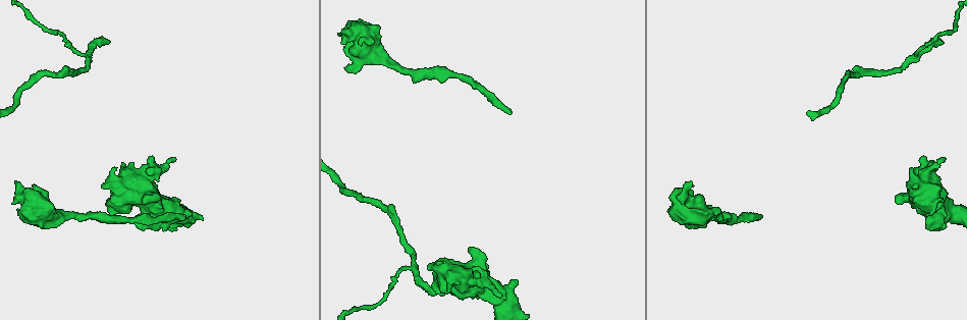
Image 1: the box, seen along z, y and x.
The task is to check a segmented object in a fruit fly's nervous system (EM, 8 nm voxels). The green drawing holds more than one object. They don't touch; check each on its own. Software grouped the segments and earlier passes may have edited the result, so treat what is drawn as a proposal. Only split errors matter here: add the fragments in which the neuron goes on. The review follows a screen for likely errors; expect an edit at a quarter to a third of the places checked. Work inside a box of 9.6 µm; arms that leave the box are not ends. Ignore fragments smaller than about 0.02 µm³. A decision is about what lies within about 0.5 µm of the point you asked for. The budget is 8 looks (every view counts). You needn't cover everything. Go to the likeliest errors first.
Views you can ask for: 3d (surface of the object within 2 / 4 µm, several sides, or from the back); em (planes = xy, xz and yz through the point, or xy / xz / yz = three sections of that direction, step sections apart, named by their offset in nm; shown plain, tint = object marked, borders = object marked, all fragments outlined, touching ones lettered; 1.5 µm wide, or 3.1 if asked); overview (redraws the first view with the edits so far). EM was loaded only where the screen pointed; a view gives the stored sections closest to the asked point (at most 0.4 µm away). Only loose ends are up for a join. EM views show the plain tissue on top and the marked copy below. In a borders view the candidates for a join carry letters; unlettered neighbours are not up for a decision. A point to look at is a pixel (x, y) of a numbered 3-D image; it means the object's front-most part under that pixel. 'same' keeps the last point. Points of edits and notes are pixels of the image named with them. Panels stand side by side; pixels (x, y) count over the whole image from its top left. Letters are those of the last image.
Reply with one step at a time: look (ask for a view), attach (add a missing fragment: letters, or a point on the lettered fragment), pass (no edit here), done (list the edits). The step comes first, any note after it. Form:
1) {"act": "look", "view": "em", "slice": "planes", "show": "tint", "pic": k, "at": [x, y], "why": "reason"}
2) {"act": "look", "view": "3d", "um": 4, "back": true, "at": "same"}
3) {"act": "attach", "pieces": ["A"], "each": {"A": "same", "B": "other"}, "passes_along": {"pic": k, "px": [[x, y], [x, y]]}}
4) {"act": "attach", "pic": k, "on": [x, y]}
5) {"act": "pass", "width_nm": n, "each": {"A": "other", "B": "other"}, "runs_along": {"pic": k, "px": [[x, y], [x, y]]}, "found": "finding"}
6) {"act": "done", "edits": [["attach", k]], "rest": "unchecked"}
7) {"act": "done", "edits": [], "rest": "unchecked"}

{"act": "look", "view": "em", "slice": "planes", "show": "tint", "pic": 1, "at": [502, 296], "why": "branch stops here"}

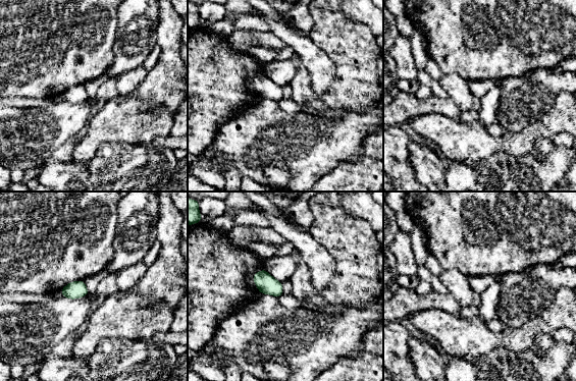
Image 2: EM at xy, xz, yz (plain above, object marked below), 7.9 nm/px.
{"act": "look", "view": "em", "slice": "planes", "show": "borders", "at": "same"}

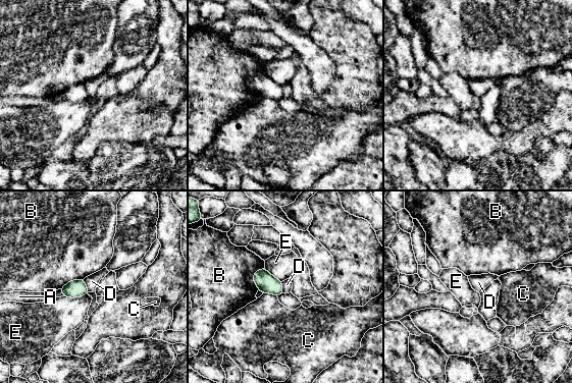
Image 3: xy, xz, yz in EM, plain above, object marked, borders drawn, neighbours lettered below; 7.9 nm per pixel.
{"act": "pass", "longest_contact_nm": ["E", 190], "each": {"A": "other", "B": "other", "C": "other", "D": "other", "E": "other"}, "found": "no lettered fragment goes on from it"}

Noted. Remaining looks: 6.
{"act": "look", "view": "em", "slice": "planes", "show": "borders", "pic": 1, "at": [345, 69], "why": "thick end"}

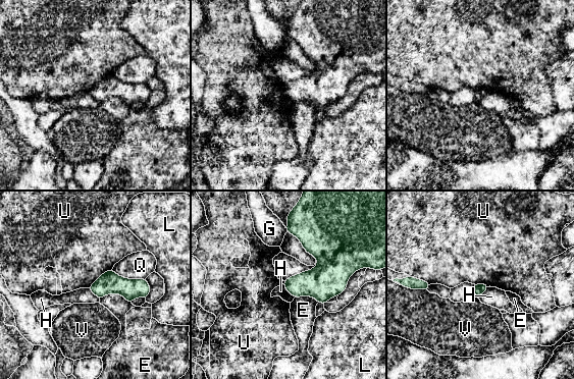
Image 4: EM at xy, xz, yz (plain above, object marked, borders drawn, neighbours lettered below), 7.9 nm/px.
{"act": "pass", "each": {"E": "other", "G": "other", "H": "other", "L": "other", "Q": "other", "U": "other", "V": "other"}, "border": {"pic": 4, "px": [[283, 284], [295, 296]]}, "found": "no lettered fragment goes on from it"}

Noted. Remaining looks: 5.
{"act": "look", "view": "em", "slice": "planes", "show": "borders", "pic": 1, "at": [942, 42], "why": "an open end"}

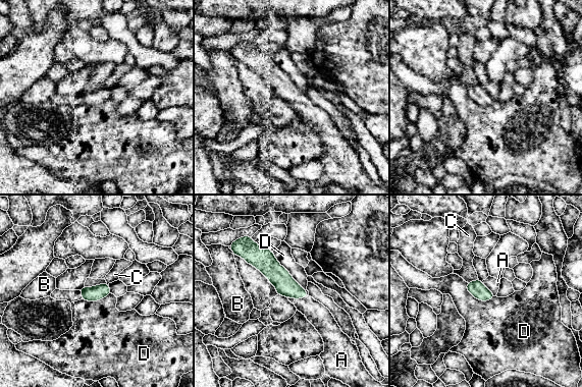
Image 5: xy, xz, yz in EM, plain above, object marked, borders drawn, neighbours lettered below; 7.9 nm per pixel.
{"act": "attach", "pieces": ["A"], "each": {"A": "same", "B": "other", "C": "other", "D": "other"}, "passes_along": {"pic": 5, "px": [[279, 277], [301, 297], [320, 317]]}, "found": "the neuron continues"}

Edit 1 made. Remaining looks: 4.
{"act": "done", "edits": [["attach", 5]], "rest": "unchecked"}

